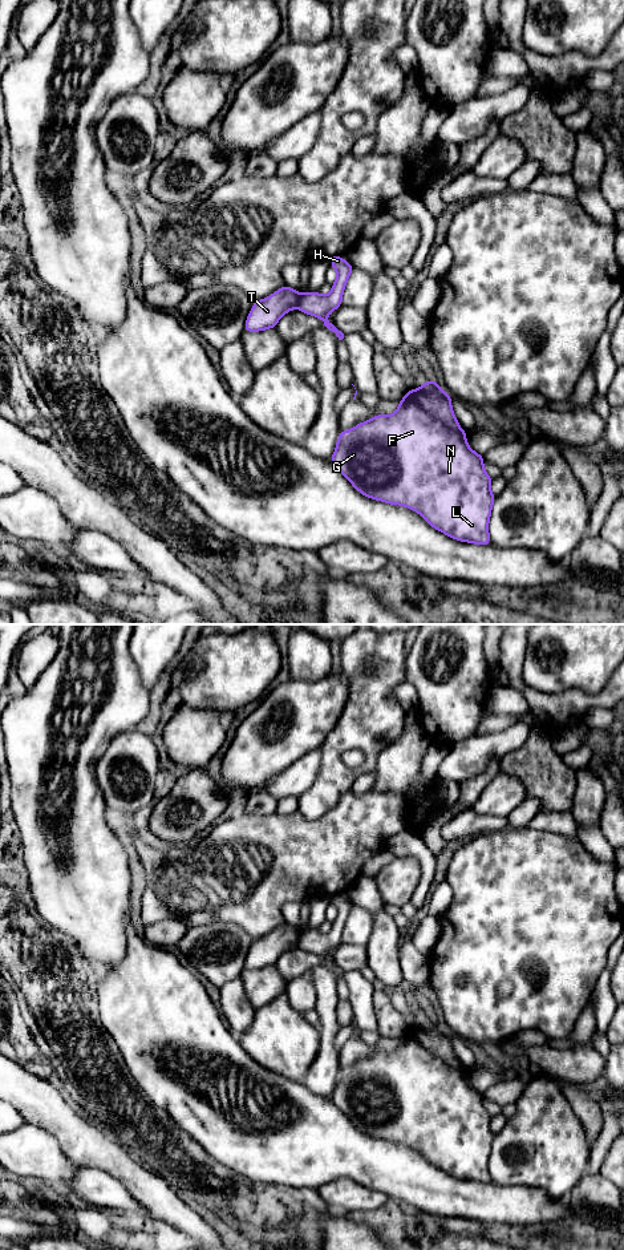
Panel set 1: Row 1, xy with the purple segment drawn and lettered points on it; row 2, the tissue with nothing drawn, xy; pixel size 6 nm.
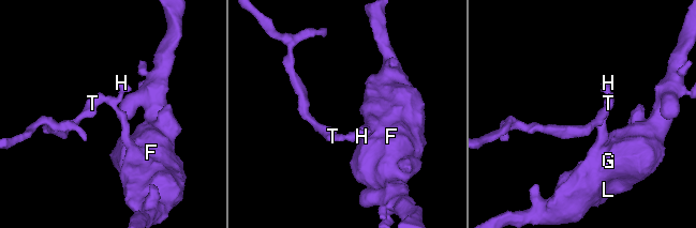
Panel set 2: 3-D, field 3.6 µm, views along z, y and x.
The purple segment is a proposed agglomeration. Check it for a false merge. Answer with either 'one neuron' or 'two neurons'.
two neurons

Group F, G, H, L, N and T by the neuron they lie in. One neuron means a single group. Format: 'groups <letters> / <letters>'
groups F G H L N / T

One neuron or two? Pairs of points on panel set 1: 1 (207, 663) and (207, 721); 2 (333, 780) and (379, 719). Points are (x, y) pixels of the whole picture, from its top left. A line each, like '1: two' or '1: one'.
1: two
2: one

